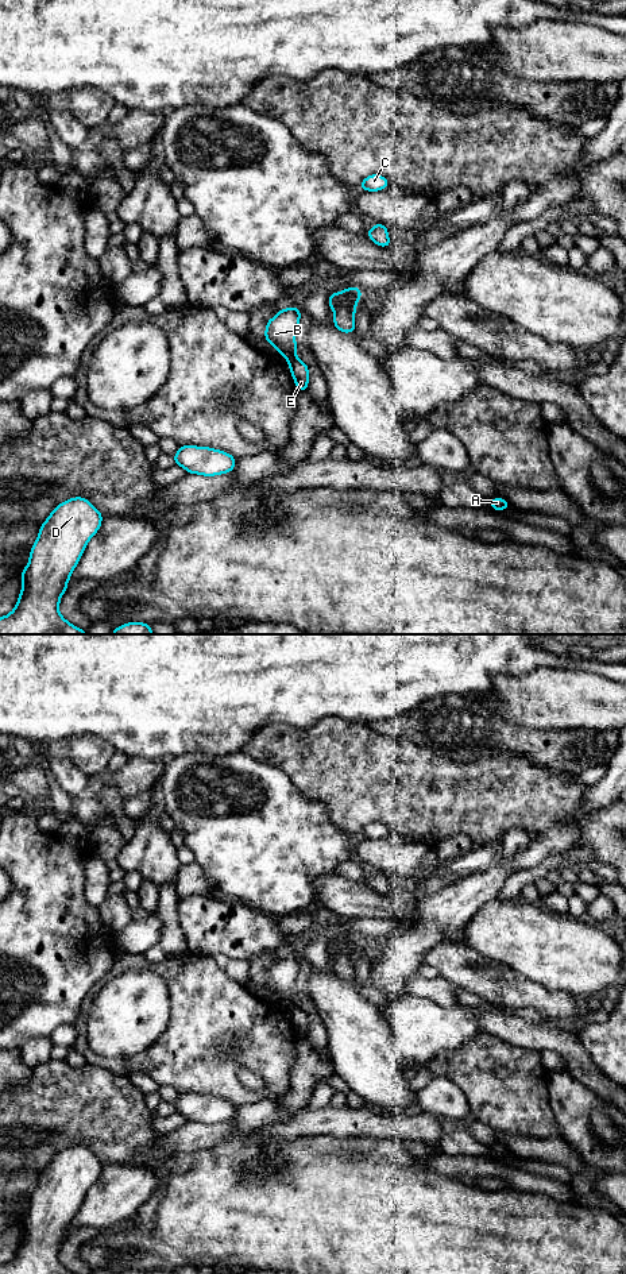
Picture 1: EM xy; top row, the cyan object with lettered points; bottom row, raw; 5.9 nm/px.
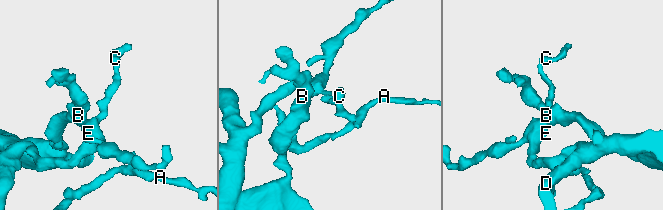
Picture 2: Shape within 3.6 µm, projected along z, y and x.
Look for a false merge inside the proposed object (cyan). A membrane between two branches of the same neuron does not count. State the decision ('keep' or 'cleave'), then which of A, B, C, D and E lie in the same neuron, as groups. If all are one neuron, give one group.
cleave | A C D E / B

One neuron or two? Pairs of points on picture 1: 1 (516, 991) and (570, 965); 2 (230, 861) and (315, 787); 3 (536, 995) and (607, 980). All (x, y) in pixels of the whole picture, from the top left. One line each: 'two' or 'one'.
1: two
2: two
3: two

